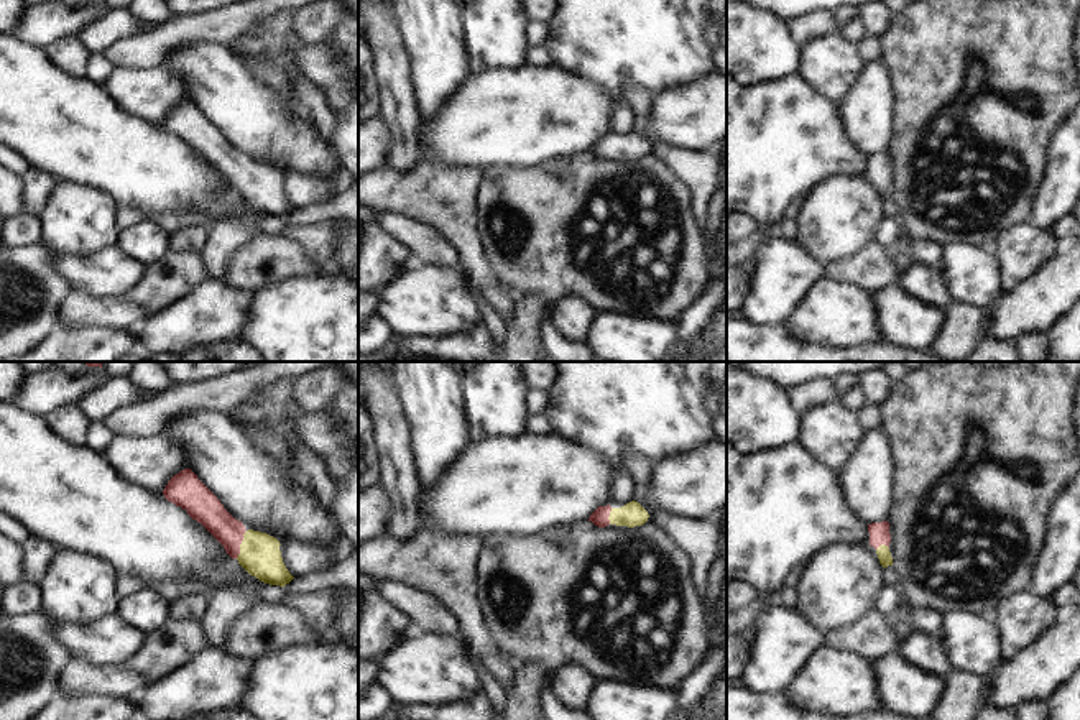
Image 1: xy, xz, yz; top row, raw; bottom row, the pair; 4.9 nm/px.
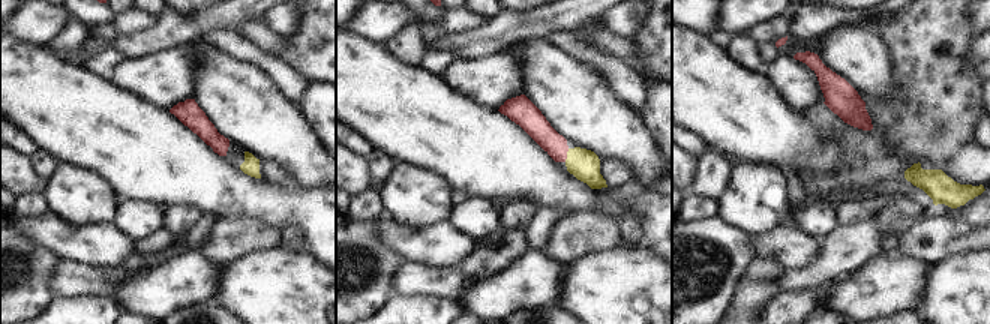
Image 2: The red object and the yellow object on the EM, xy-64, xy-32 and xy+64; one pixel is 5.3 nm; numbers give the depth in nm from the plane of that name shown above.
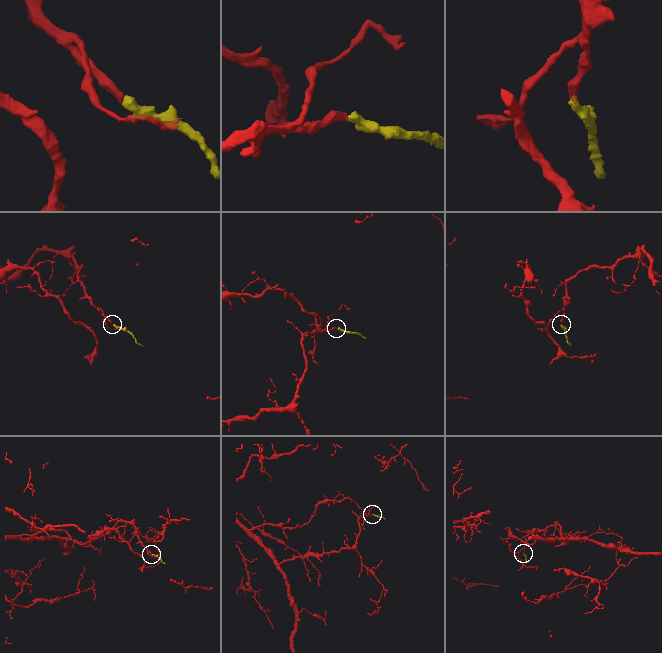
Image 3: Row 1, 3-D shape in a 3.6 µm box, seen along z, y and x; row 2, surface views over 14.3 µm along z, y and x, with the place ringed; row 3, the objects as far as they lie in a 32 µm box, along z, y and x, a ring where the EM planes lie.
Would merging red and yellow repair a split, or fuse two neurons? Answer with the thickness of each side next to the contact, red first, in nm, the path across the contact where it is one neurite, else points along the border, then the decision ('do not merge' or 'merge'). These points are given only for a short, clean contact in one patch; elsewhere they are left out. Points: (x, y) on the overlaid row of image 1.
calibres 150 and 200 nm; way xy (204, 507), (240, 543), (260, 556); merge

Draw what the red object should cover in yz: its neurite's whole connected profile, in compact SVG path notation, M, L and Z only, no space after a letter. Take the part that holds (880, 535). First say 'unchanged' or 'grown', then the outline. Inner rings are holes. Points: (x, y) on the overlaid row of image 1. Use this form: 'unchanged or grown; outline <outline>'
grown; outline M888 521L871 523L868 524L868 533L870 533L870 546L876 549L879 564L884 569L888 565L893 565L893 557L889 552L889 542L891 542L889 523Z

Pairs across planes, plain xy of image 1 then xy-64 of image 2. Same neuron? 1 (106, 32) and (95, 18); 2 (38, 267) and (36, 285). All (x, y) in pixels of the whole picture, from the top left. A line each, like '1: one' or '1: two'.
1: two
2: one

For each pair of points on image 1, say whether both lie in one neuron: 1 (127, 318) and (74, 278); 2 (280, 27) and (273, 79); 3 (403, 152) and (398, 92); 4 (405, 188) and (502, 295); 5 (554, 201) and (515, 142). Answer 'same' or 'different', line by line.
1: different
2: same
3: same
4: same
5: different

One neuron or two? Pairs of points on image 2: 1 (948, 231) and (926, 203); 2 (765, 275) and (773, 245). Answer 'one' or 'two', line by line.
1: two
2: two

